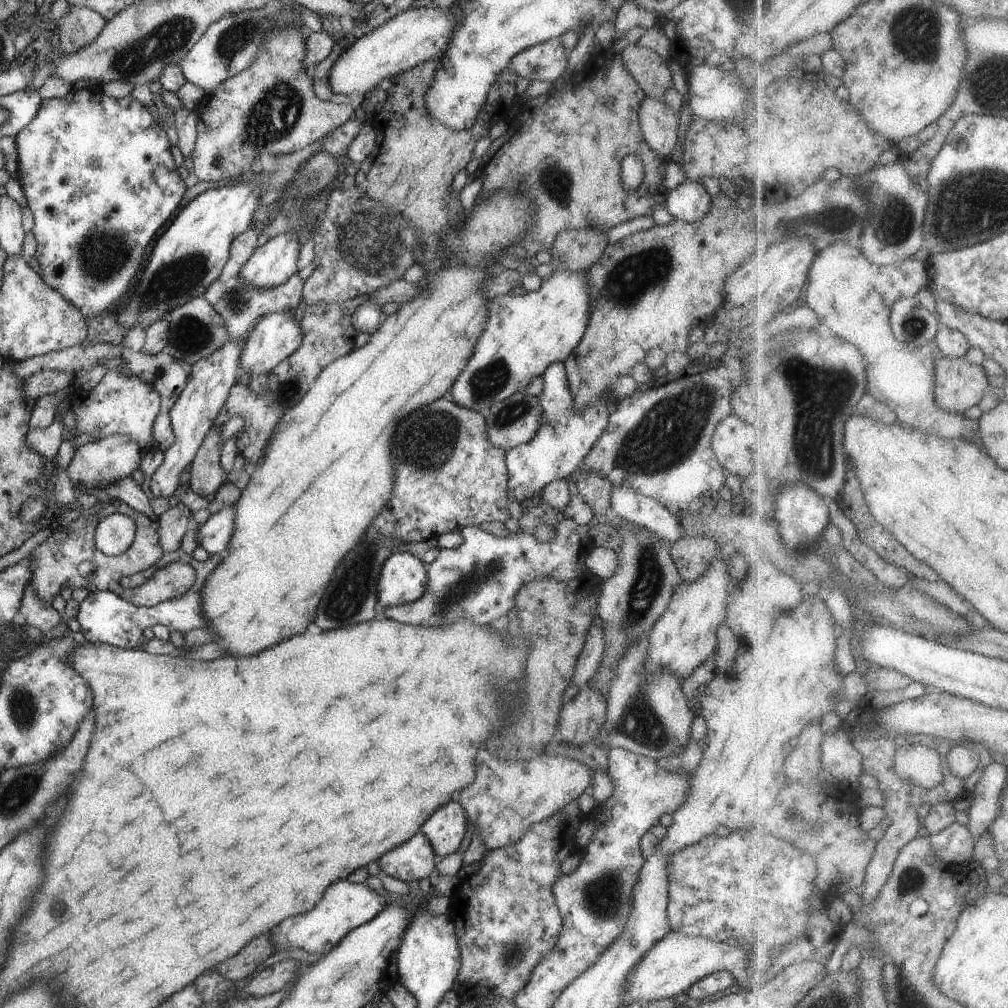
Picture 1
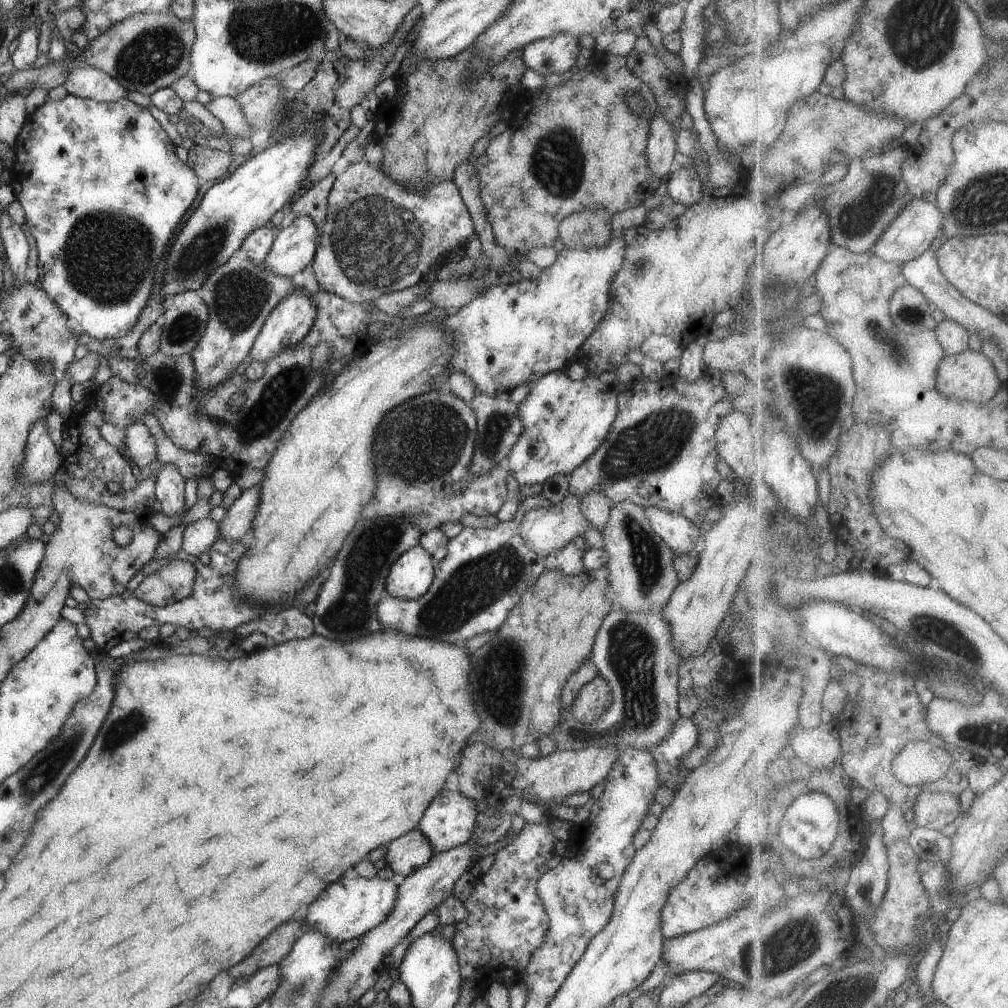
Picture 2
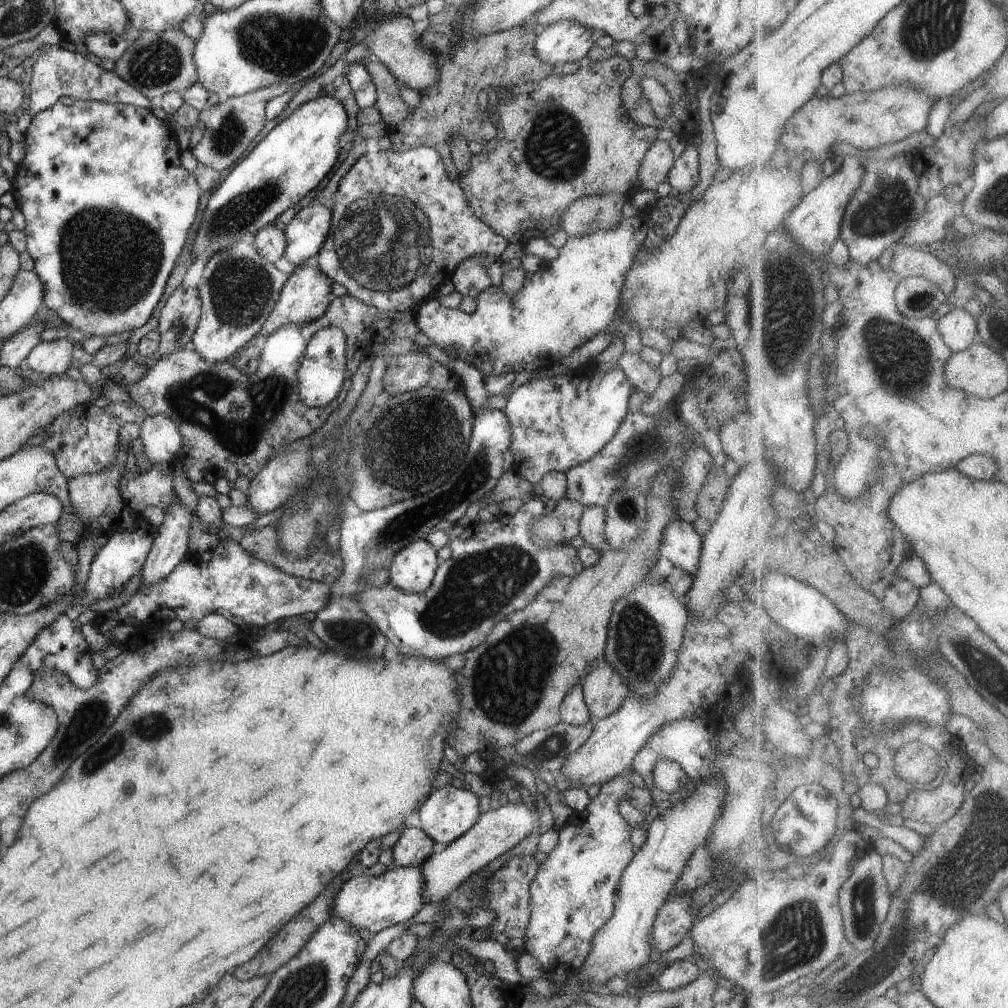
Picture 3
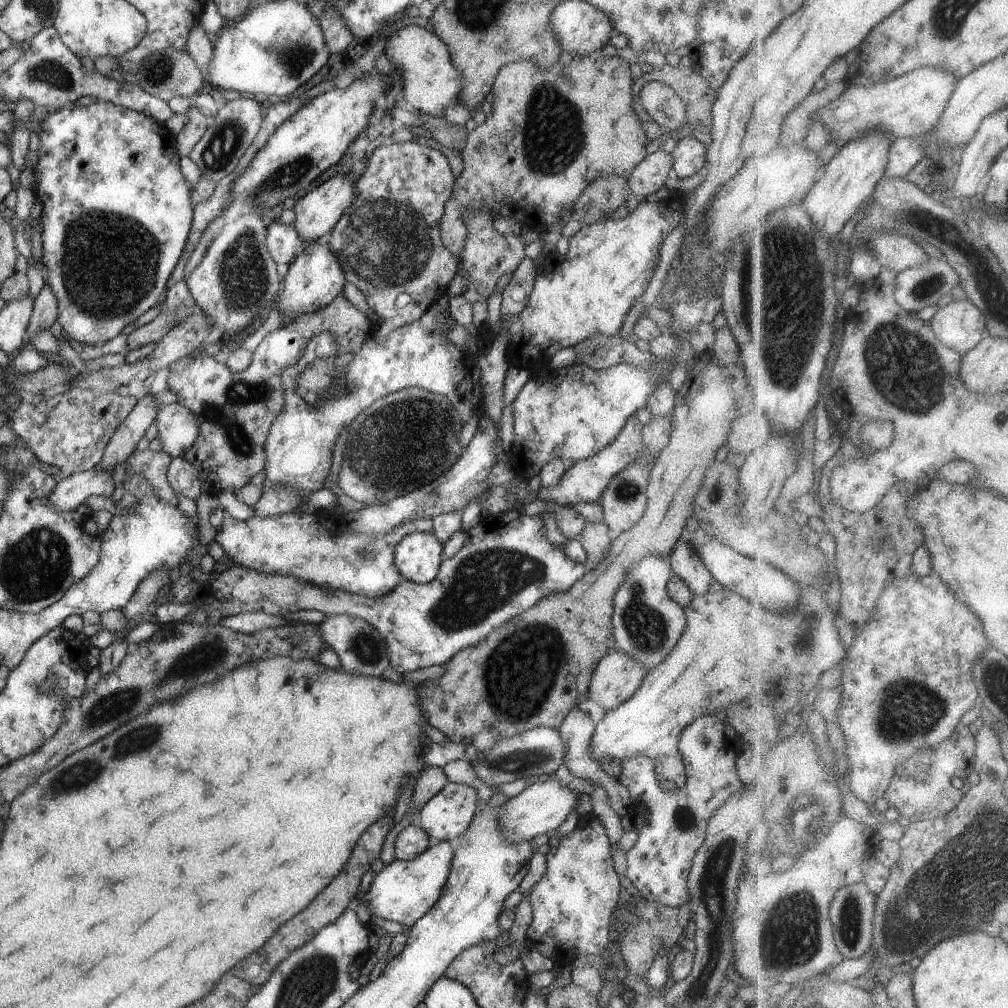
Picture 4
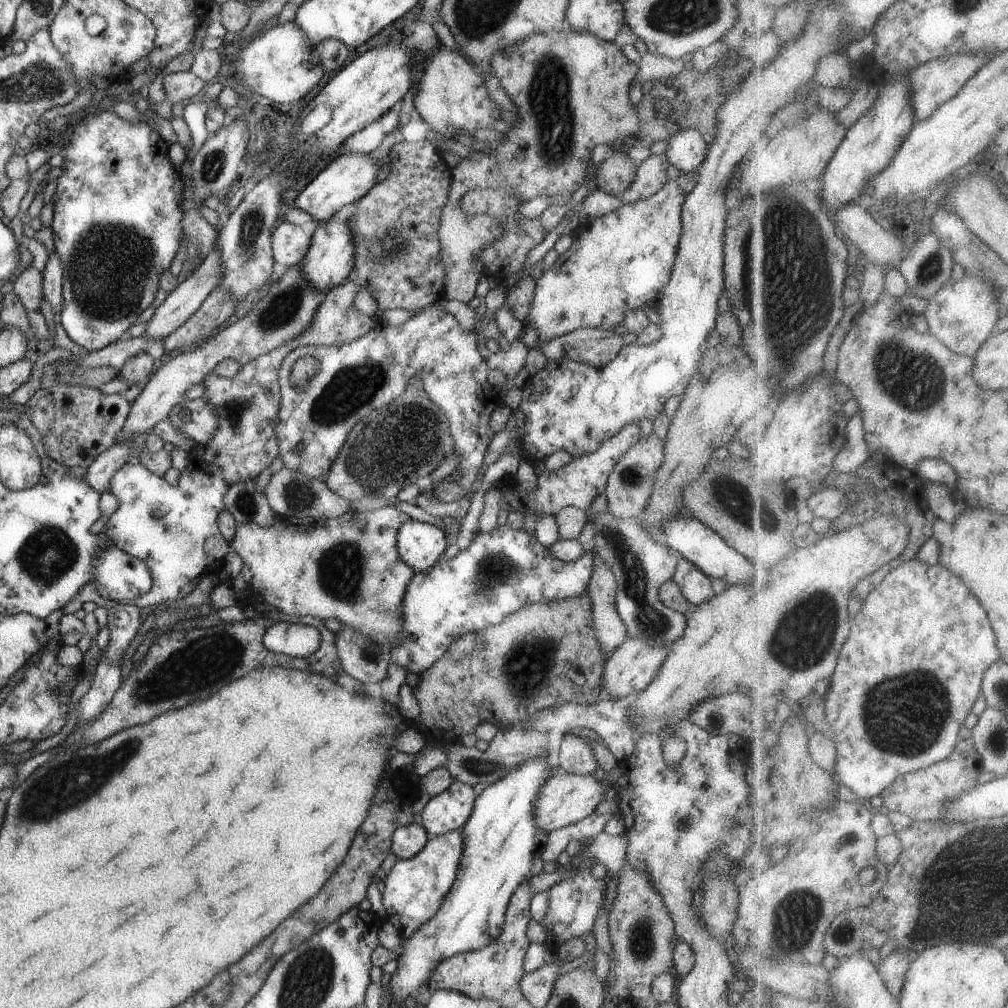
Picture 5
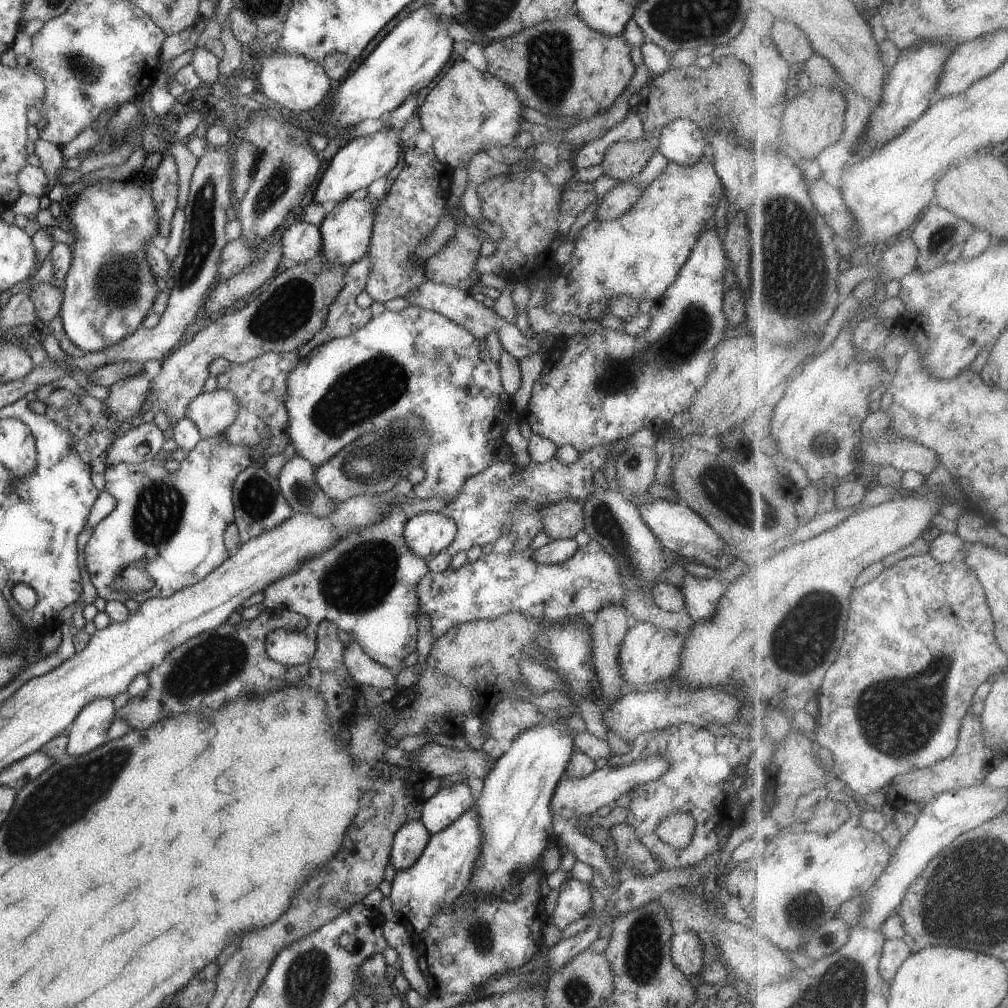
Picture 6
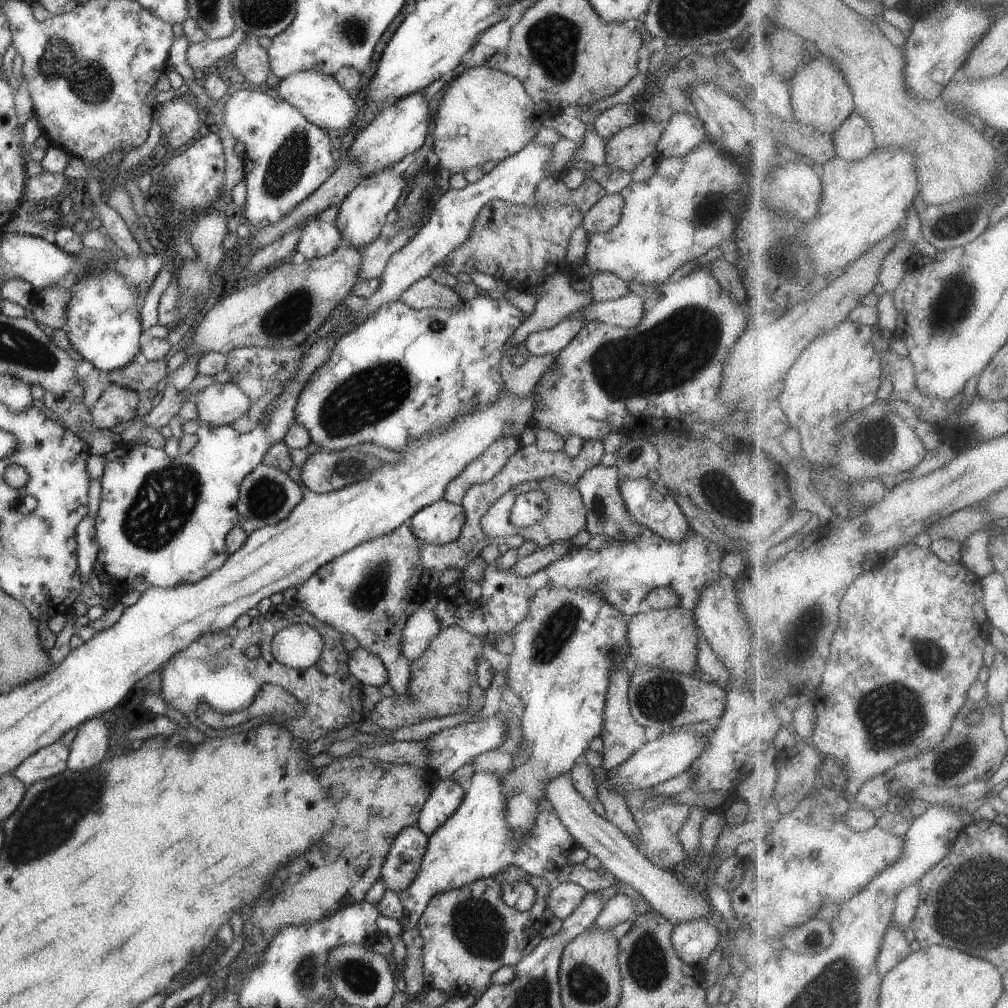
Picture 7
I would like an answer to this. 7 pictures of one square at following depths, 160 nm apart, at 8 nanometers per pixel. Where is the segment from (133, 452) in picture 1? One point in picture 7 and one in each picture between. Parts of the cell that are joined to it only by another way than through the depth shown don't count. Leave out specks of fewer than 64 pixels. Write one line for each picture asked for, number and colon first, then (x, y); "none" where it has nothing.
2: (139, 450)
3: (160, 435)
4: (177, 429)
5: (196, 420)
6: (212, 412)
7: (218, 405)

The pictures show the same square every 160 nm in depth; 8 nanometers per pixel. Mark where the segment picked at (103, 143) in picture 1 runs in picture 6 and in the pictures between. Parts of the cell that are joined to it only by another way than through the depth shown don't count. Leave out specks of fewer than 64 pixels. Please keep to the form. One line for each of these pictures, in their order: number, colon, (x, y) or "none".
2: (103, 191)
3: (108, 205)
4: (116, 213)
5: (118, 207)
6: (109, 288)

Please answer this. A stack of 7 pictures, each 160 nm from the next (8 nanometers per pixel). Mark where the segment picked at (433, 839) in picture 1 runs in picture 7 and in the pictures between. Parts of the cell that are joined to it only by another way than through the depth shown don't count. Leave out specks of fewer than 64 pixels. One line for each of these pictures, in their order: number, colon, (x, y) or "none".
2: (448, 822)
3: (448, 812)
4: (446, 815)
5: (449, 810)
6: (448, 804)
7: (447, 795)

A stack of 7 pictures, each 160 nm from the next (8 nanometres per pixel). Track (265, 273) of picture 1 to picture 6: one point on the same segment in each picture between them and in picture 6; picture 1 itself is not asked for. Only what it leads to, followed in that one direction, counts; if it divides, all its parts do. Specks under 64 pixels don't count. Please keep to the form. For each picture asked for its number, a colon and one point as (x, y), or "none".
2: (293, 248)
3: (305, 234)
4: (316, 213)
5: (347, 179)
6: (367, 158)

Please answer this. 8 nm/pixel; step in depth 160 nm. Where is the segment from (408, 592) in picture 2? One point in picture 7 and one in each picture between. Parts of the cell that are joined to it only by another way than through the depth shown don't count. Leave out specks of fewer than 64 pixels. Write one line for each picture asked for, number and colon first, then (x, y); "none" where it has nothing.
3: (412, 569)
4: (417, 556)
5: (420, 545)
6: (426, 534)
7: (440, 523)

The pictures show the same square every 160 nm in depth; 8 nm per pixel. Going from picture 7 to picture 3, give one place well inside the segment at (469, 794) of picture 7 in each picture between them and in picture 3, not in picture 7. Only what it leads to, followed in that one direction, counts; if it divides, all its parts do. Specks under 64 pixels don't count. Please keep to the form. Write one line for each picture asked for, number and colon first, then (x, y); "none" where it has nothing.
3: (377, 902)
4: (403, 891)
5: (414, 889)
6: (440, 875)

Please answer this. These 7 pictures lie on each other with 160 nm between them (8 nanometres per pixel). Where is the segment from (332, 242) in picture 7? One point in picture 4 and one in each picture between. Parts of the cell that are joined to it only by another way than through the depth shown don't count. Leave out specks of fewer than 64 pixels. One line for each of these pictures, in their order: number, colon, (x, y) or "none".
4: (282, 241)
5: (290, 243)
6: (301, 241)

